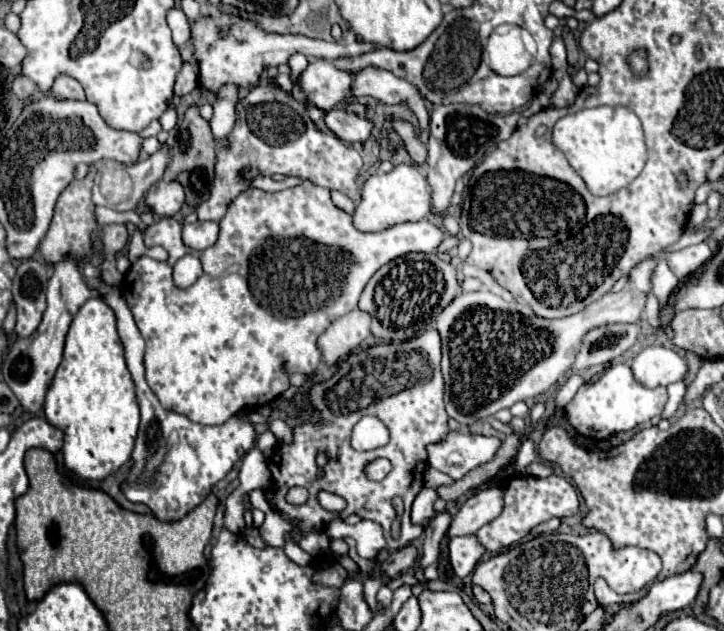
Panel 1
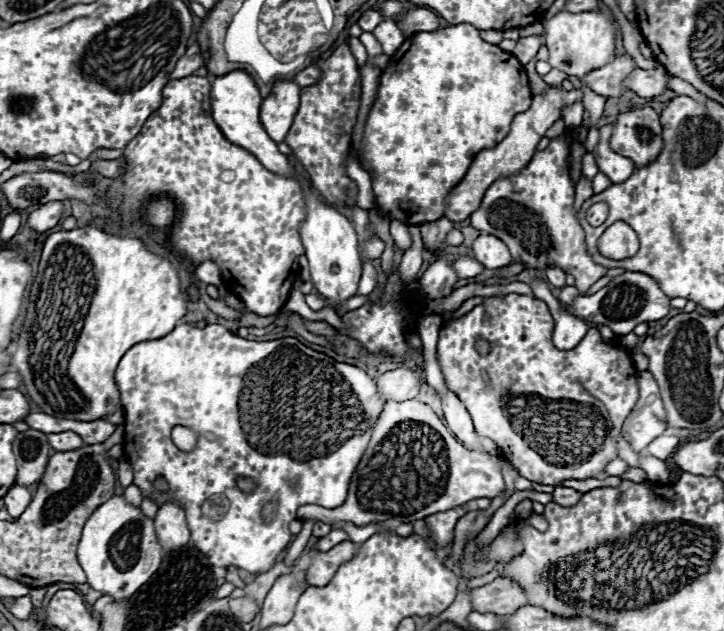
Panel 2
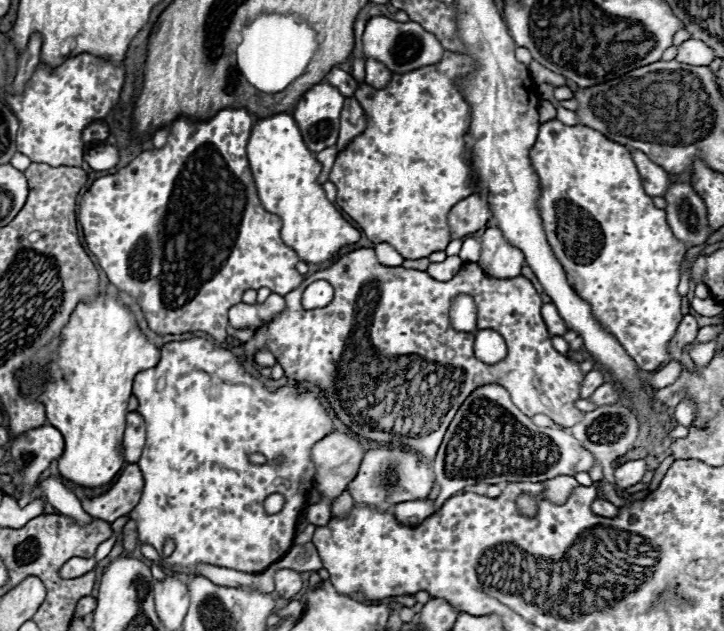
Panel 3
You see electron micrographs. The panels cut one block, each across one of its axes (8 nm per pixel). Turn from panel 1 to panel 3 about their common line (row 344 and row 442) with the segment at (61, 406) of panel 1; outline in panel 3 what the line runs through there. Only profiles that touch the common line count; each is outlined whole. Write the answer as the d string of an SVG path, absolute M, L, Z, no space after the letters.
M106 294L96 296L92 304L78 304L70 316L70 322L62 328L58 342L54 340L48 348L42 348L36 354L36 360L44 364L46 370L46 392L40 396L40 402L46 406L48 424L58 428L66 440L66 448L58 458L60 476L82 486L82 488L102 488L110 484L116 474L124 468L124 446L122 434L128 414L128 398L132 396L134 376L142 370L154 368L160 360L160 350L142 334L136 326L134 314L128 306L120 304L116 298Z

